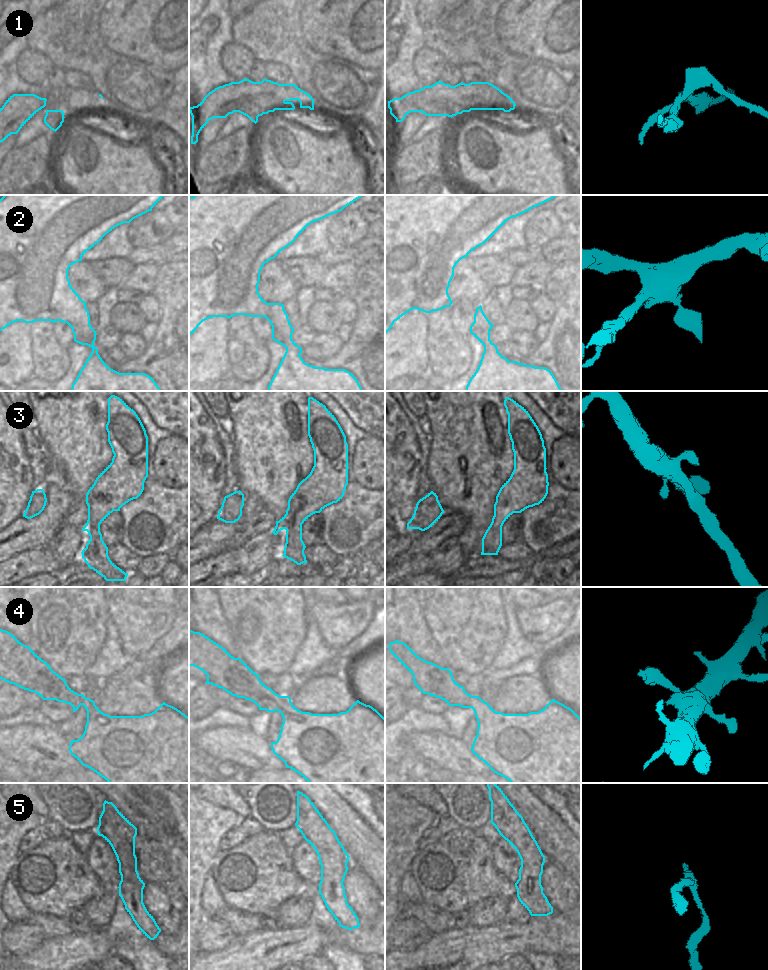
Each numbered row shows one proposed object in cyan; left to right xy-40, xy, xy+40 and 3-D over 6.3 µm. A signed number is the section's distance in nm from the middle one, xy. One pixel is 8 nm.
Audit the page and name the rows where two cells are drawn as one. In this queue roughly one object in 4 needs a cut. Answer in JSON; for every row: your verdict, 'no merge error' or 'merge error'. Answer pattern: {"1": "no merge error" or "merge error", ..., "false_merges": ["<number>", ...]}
{"1": "merge error", "2": "no merge error", "3": "no merge error", "4": "no merge error", "5": "no merge error", "false_merges": ["1"]}

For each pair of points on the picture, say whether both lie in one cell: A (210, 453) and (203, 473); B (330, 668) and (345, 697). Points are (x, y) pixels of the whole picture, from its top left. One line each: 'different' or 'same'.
A: same
B: different

